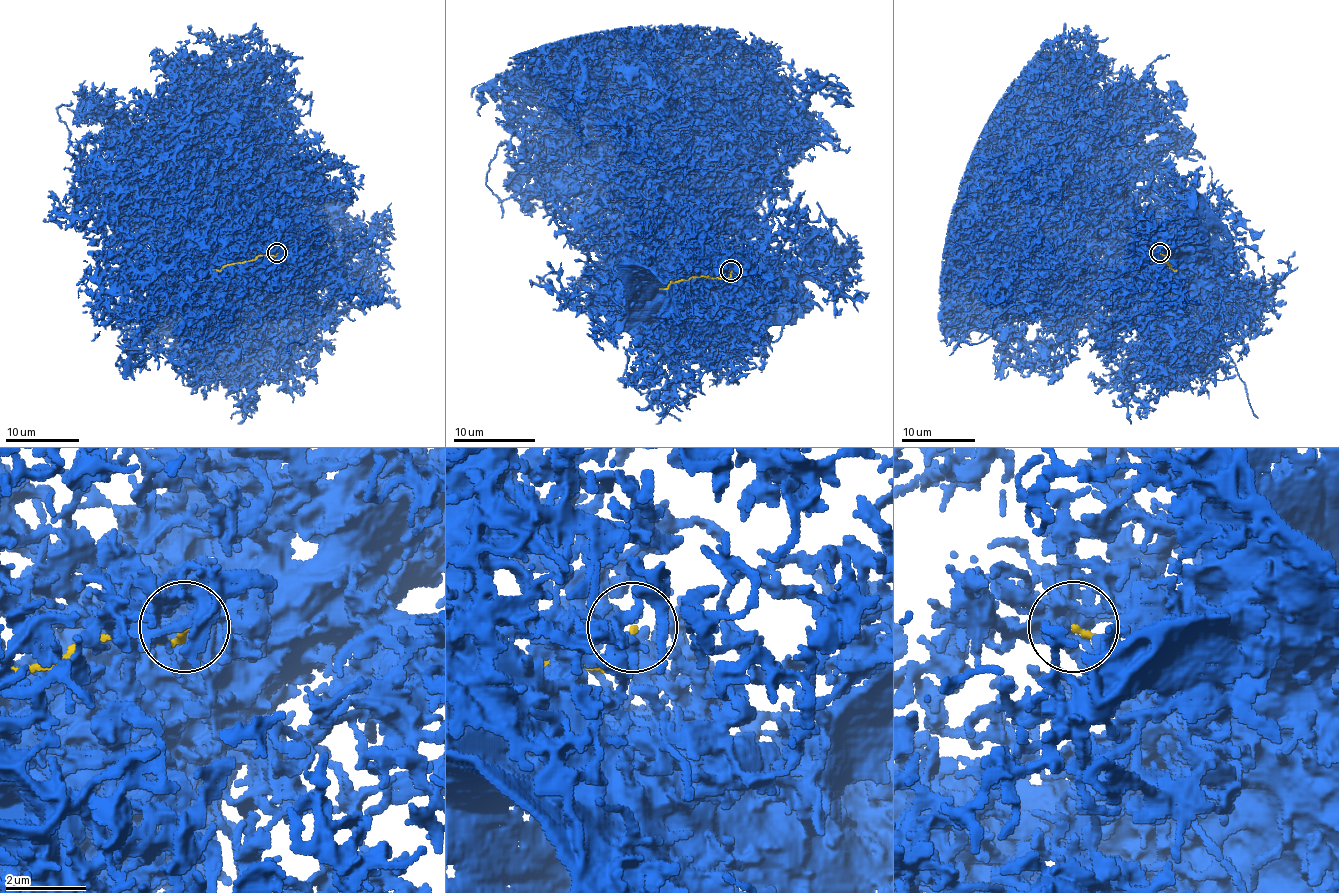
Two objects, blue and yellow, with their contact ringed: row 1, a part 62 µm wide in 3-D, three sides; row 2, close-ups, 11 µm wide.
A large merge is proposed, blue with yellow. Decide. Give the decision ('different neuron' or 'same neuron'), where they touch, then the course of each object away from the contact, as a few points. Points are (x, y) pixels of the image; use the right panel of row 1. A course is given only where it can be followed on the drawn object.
different neuron; at (1160, 253); blue runs (1160, 252), (1112, 226), (1086, 197), (1031, 160), (1045, 134), (1064, 119); yellow runs (1159, 253), (1166, 255), (1165, 260), (1176, 270)

